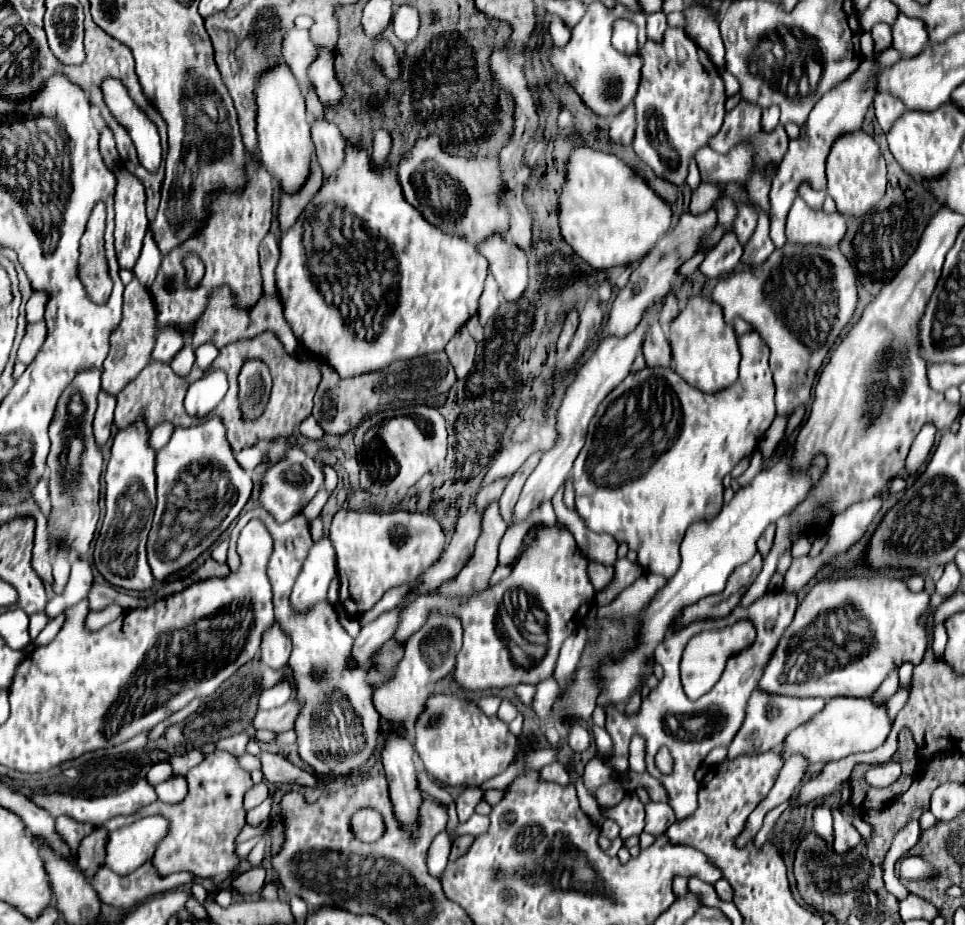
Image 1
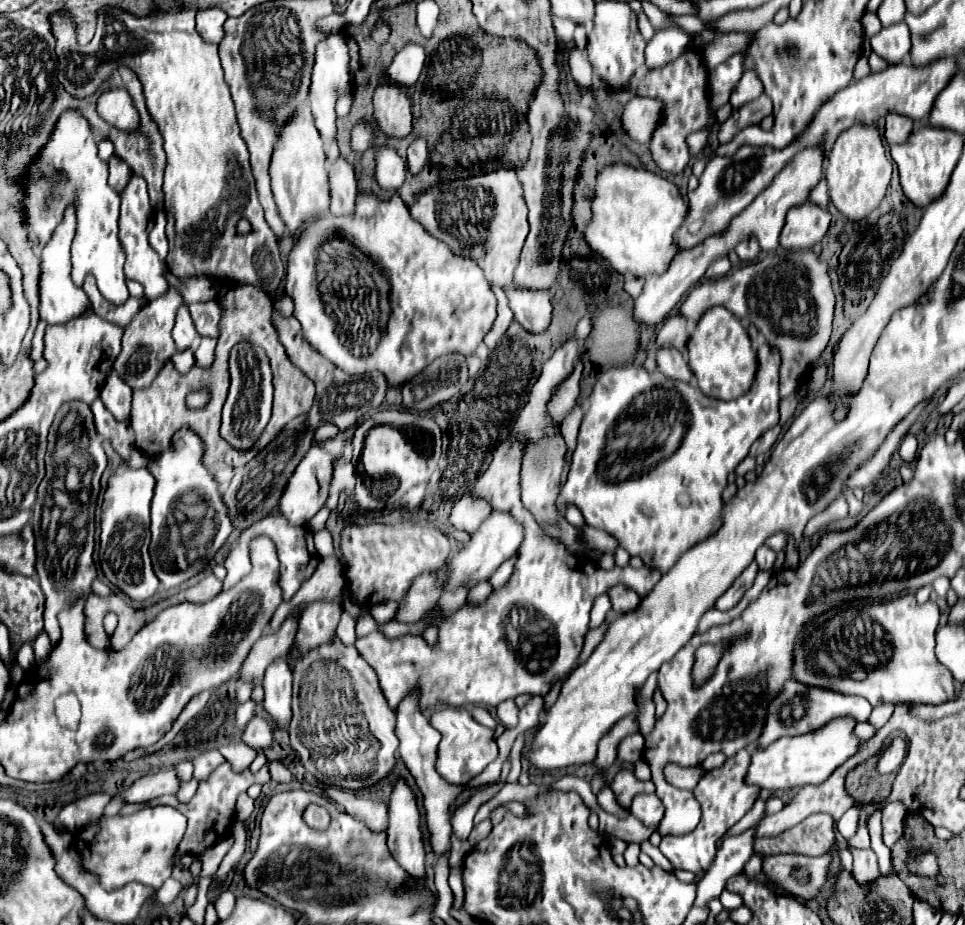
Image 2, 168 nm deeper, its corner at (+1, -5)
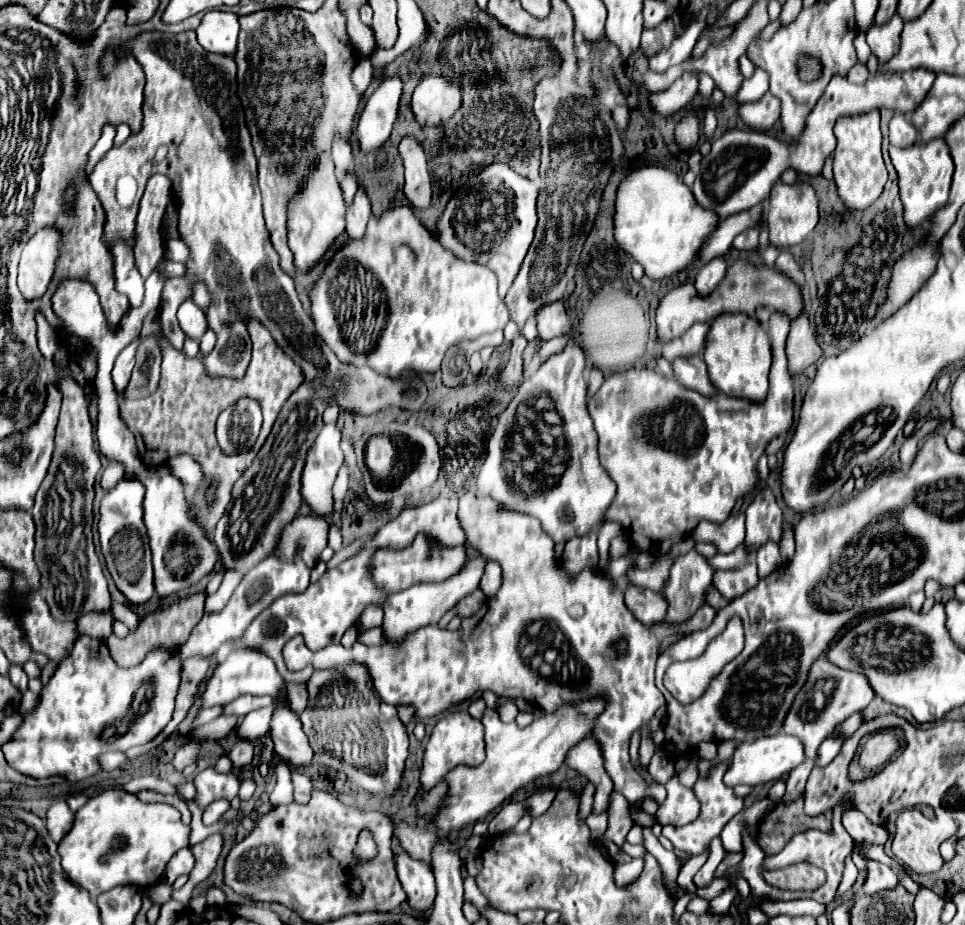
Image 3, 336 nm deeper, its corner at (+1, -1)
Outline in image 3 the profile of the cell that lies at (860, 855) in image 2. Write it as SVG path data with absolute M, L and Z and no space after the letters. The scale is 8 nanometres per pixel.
M876 861L868 863L868 875L864 881L866 895L874 895L874 893L880 893L886 889L896 889L896 885L898 885L898 877L888 865L882 865Z

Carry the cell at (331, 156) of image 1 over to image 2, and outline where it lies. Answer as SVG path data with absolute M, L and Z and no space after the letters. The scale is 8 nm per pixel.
M340 155L330 165L328 181L330 181L330 211L334 215L350 215L354 211L354 197L358 187L354 179L354 169L344 155Z

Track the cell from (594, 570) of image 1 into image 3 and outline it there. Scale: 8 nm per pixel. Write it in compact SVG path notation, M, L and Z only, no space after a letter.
M636 585L626 589L626 605L634 613L634 617L646 625L660 623L668 611L668 601L660 593Z

